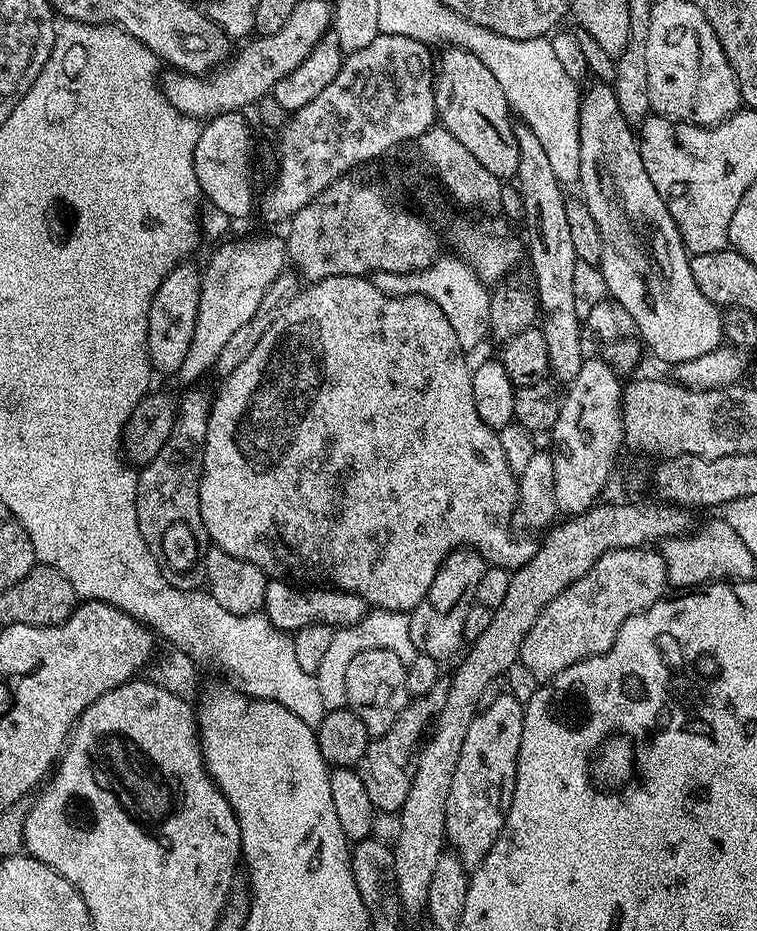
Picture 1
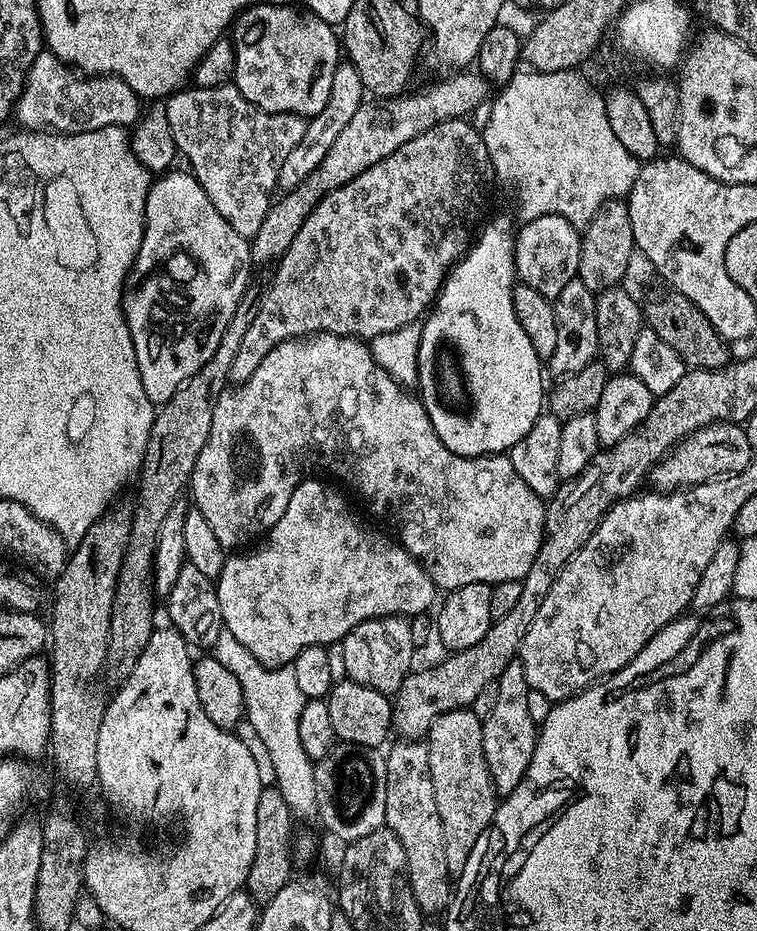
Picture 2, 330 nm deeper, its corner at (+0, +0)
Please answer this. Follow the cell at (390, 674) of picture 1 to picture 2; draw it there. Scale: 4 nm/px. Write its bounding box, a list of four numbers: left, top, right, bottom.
[342,616,414,697]

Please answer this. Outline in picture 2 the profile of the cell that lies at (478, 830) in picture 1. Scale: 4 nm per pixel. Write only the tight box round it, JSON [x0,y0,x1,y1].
[482,659,538,797]

